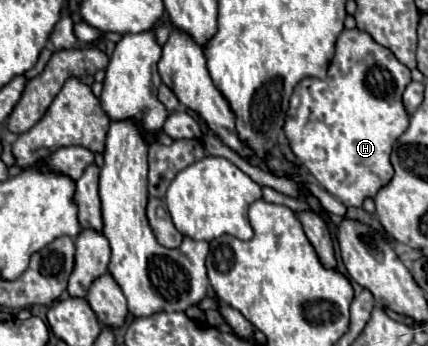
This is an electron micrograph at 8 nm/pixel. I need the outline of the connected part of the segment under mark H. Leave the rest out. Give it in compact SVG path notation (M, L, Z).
M344 29L336 41L336 53L330 63L328 77L304 77L296 85L284 117L284 135L298 163L346 207L362 207L364 199L374 199L378 189L390 183L390 177L394 175L390 165L392 145L410 123L406 107L402 105L402 93L410 81L410 69L402 65L390 49L378 45L360 29Z

